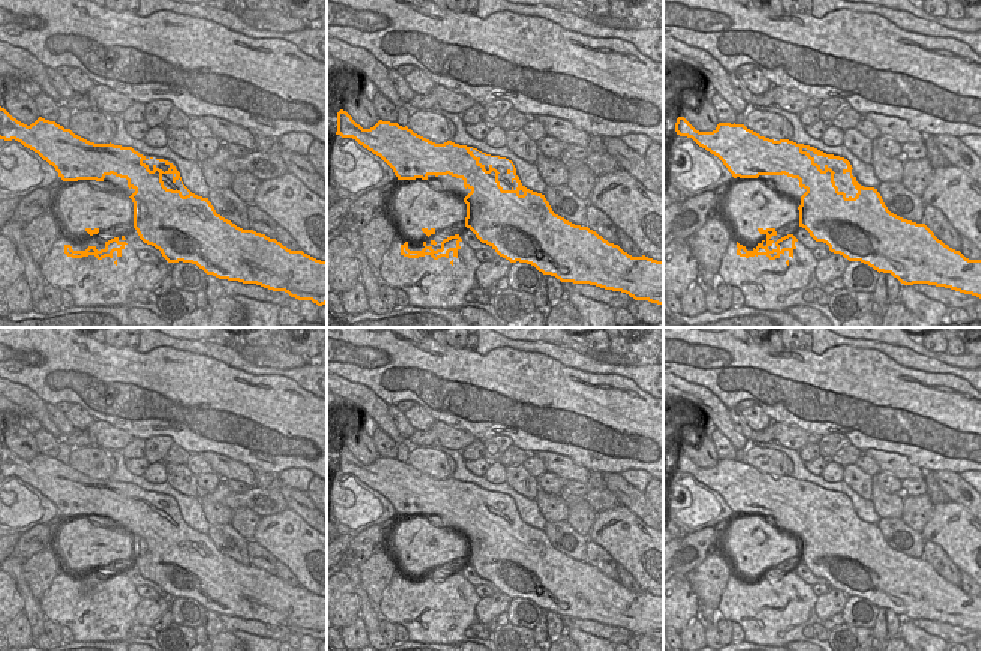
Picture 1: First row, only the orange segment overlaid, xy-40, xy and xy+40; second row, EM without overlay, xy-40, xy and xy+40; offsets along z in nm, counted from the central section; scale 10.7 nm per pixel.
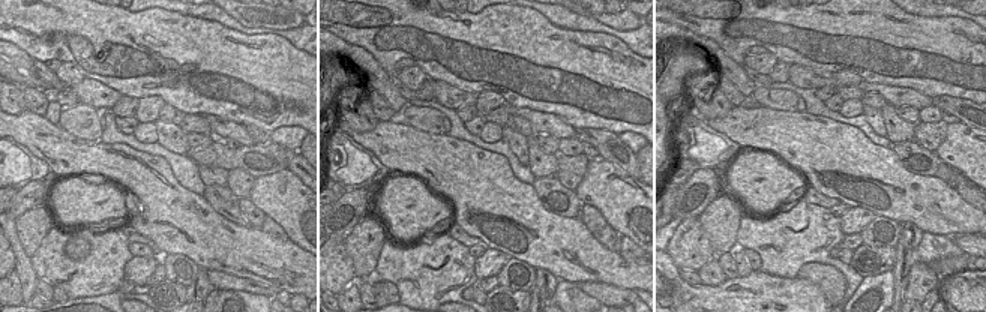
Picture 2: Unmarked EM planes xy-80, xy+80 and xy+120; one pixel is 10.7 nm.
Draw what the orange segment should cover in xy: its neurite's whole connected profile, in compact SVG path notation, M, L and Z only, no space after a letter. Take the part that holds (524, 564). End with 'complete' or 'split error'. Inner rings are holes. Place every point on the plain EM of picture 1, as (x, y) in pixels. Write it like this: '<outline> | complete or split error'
M340 446L338 448L338 468L342 474L352 474L360 482L380 492L394 508L398 516L428 516L429 512L452 512L464 516L464 524L471 528L464 534L466 540L465 562L476 573L489 580L500 592L510 598L526 598L543 610L550 610L561 618L590 620L604 626L621 627L634 636L648 636L663 640L663 597L632 592L618 580L609 579L588 562L574 561L555 550L544 531L526 525L512 496L512 519L518 524L504 526L498 518L498 507L489 501L484 506L471 488L472 483L459 482L452 477L435 480L406 462L380 456L374 464L363 465L352 453Z | complete

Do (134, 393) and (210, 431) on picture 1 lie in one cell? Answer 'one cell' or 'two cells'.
one cell

